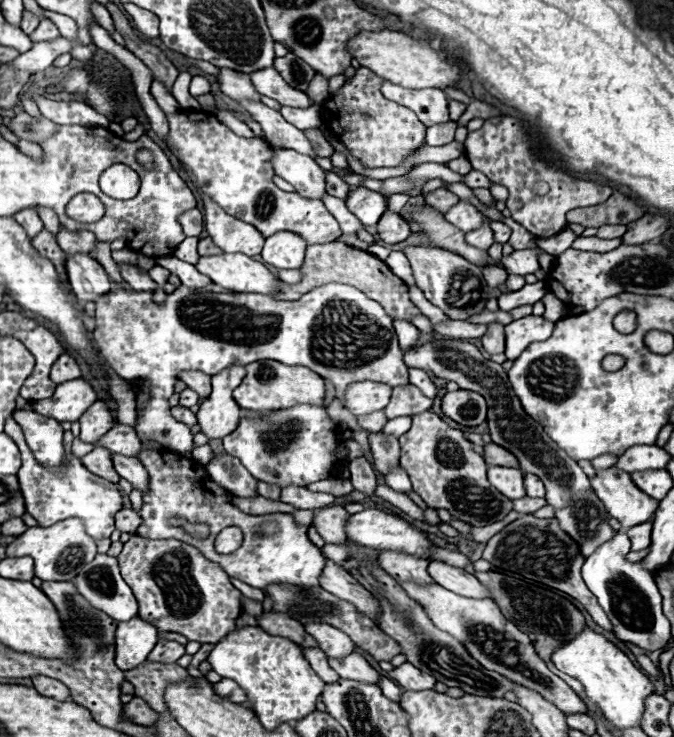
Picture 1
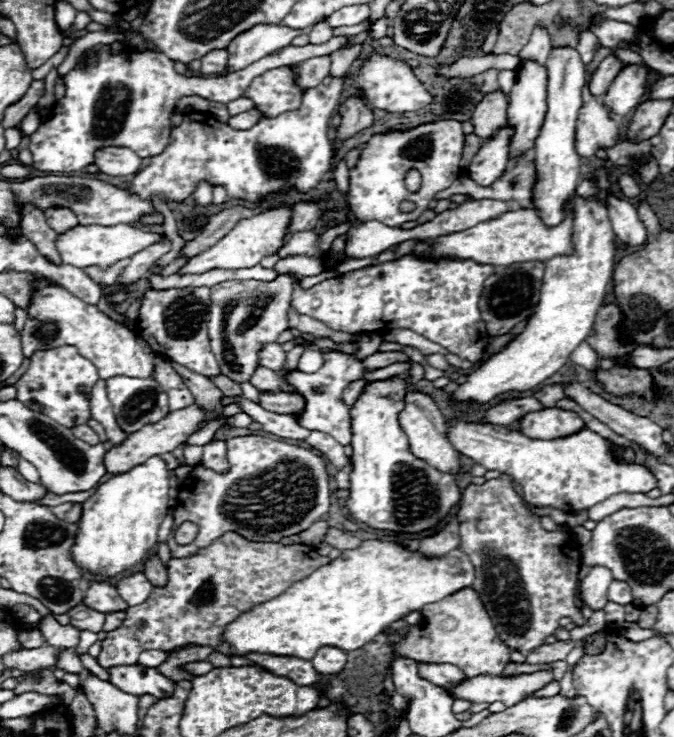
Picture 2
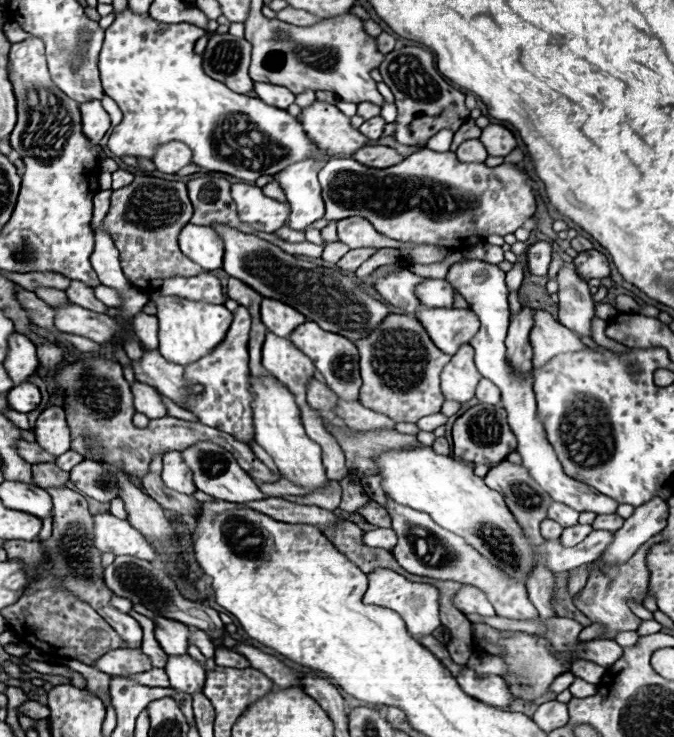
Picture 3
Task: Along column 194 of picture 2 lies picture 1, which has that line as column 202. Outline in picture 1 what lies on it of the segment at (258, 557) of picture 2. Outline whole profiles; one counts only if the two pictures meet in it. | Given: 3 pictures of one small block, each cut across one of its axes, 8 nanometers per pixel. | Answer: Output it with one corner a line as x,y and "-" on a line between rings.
134,534
126,544
122,554
118,556
120,562
120,574
130,584
138,606
140,606
140,618
144,622
154,624
160,632
178,632
186,636
188,640
196,640
200,644
216,644
224,638
224,634
232,632
236,628
236,620
242,614
242,592
232,586
230,576
222,570
222,566
216,566
216,562
204,558
200,550
194,546
188,546
186,542
148,542
148,538
140,538

